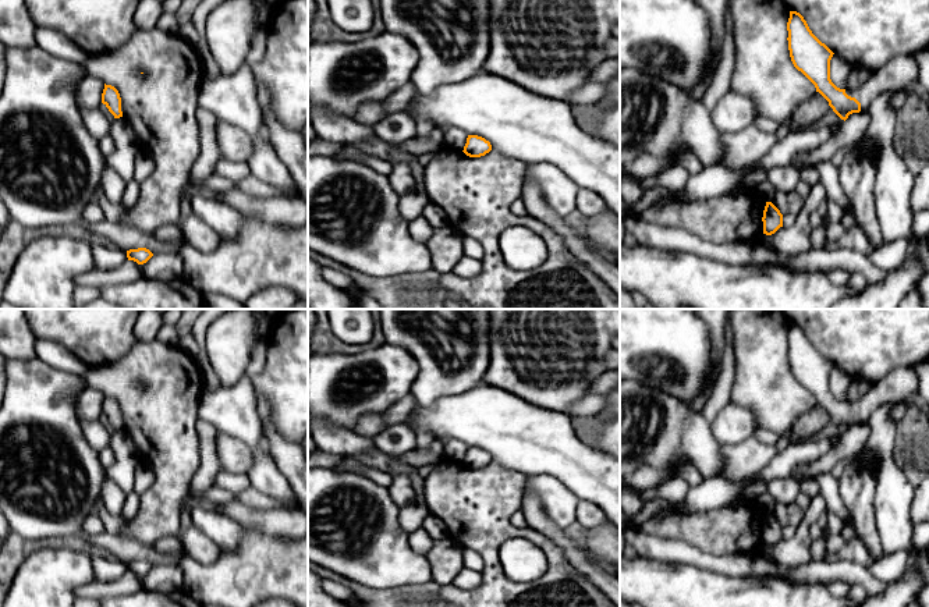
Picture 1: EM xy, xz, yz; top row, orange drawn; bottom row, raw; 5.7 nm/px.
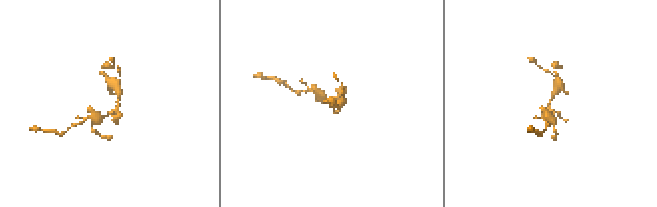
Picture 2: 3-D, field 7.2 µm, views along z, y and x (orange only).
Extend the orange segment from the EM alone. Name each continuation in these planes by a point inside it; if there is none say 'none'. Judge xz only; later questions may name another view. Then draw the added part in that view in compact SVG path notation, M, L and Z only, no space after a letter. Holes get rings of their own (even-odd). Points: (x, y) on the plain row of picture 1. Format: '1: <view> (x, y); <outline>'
none

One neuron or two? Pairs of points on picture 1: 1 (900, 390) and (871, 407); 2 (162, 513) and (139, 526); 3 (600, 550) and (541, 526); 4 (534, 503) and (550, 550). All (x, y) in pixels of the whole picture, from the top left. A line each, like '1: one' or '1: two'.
1: one
2: one
3: two
4: two

